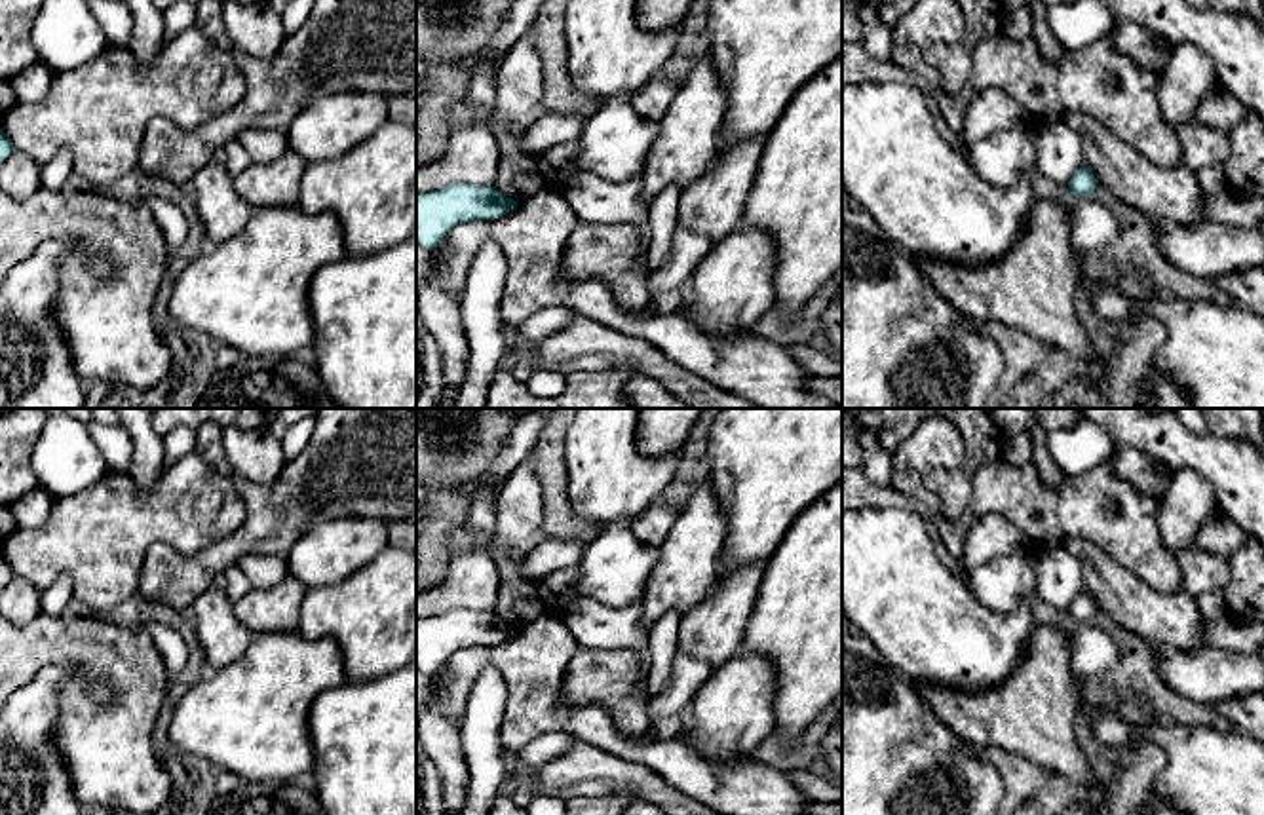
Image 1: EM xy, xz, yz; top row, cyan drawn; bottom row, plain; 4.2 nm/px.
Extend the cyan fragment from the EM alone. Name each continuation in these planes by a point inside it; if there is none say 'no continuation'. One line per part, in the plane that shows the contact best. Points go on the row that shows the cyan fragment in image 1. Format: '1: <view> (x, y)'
no continuation

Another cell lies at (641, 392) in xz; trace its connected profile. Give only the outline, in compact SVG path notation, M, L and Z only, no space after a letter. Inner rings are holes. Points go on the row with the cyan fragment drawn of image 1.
M637 372L627 376L623 397L631 408L690 408L665 391L656 380Z

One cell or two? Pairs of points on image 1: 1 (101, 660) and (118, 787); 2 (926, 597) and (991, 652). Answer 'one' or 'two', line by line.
1: one
2: one

